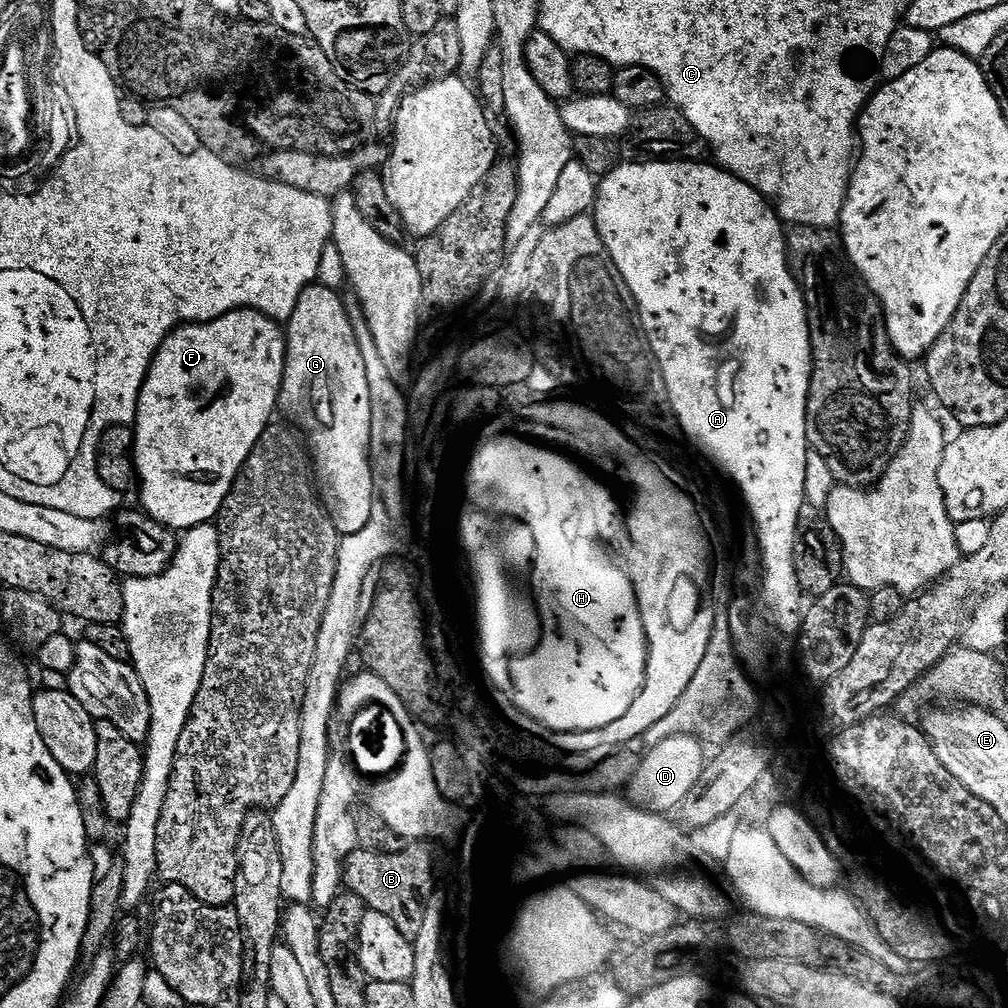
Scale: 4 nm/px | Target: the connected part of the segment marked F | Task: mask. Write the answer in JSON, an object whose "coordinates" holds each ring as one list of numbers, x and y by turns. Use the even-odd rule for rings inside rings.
{"coordinates":[[236,308,233,312,219,316,217,320,207,320,205,324,184,324,174,329,160,343,160,349,156,352,156,357,152,359,151,366,148,367,148,373,140,391,134,425,134,459,138,488,140,484,141,505,139,504,139,507,153,520,163,524,165,528,187,530,215,521,216,517,220,515,220,507,226,494,232,489,236,475,240,473,241,466,246,462,246,458,258,442,258,438,263,434,265,428,269,427,270,421,273,419,273,417,271,418,272,411,274,413,277,411,280,387,284,377,284,359,287,353,288,341,285,329,277,321,253,308]]}

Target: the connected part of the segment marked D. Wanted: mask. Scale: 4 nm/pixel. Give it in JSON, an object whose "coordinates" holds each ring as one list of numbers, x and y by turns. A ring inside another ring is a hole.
{"coordinates":[[675,736,664,740,656,747,647,749,636,765,632,779,626,785,626,793,632,799,631,807,644,814,657,814,656,812,673,811,674,806,679,806,682,798,690,794,690,786,698,782,702,759,700,760,702,745,699,740,691,740,688,736]]}

